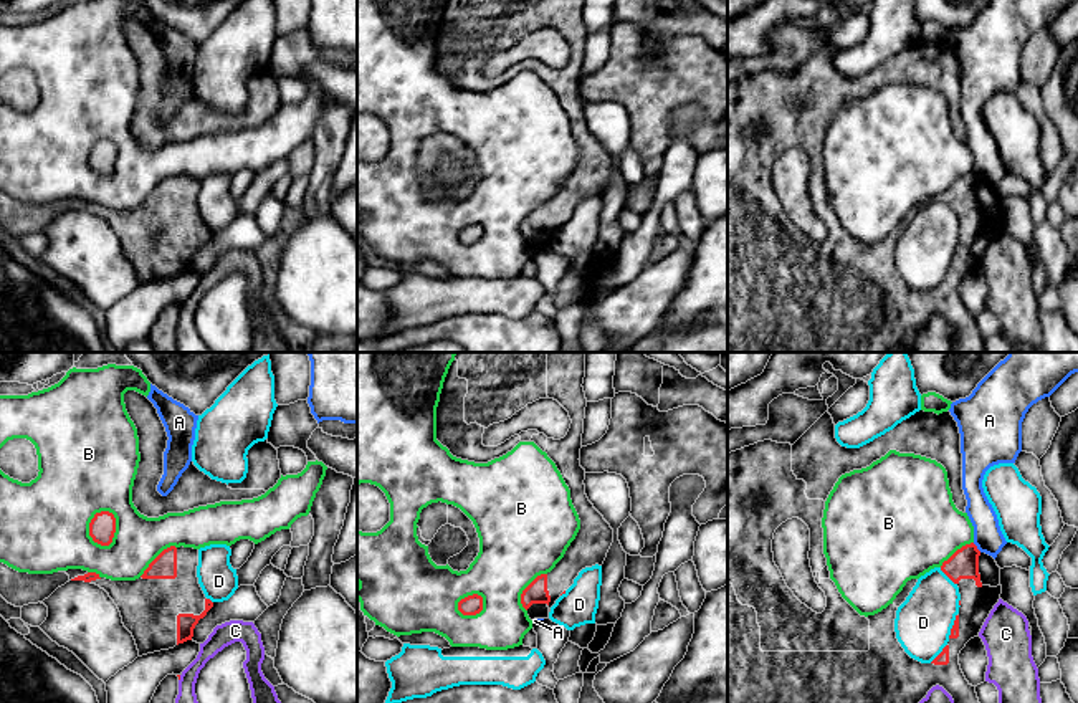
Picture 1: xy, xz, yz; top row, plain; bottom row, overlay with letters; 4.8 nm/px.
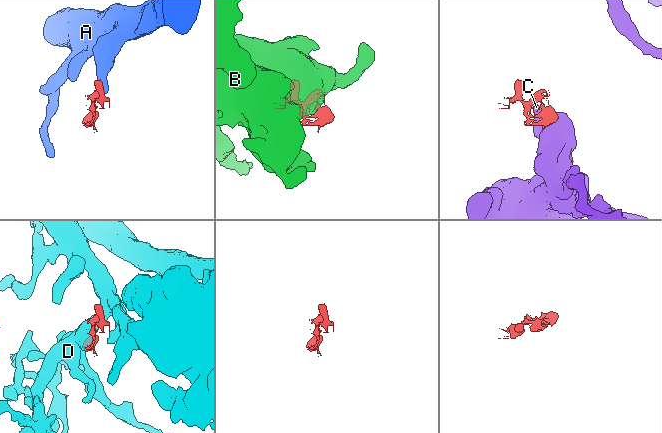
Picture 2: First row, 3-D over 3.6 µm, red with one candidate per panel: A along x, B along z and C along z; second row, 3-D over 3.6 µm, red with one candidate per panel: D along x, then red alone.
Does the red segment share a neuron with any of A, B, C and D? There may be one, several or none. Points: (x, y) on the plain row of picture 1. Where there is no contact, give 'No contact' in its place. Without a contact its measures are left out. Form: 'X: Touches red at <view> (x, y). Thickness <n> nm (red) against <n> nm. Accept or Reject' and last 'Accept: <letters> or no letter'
A: Touches red at yz (976, 177). Thickness 140 nm (red) against 140 nm. Reject
B: Touches red at xy (114, 154). Thickness 130 nm (red) against 340 nm. Reject
C: Touches red at xy (179, 308). Thickness 20 nm (red) against 140 nm. Reject
D: Touches red at yz (948, 205). Thickness 140 nm (red) against 280 nm. Reject
Accept: no letter

